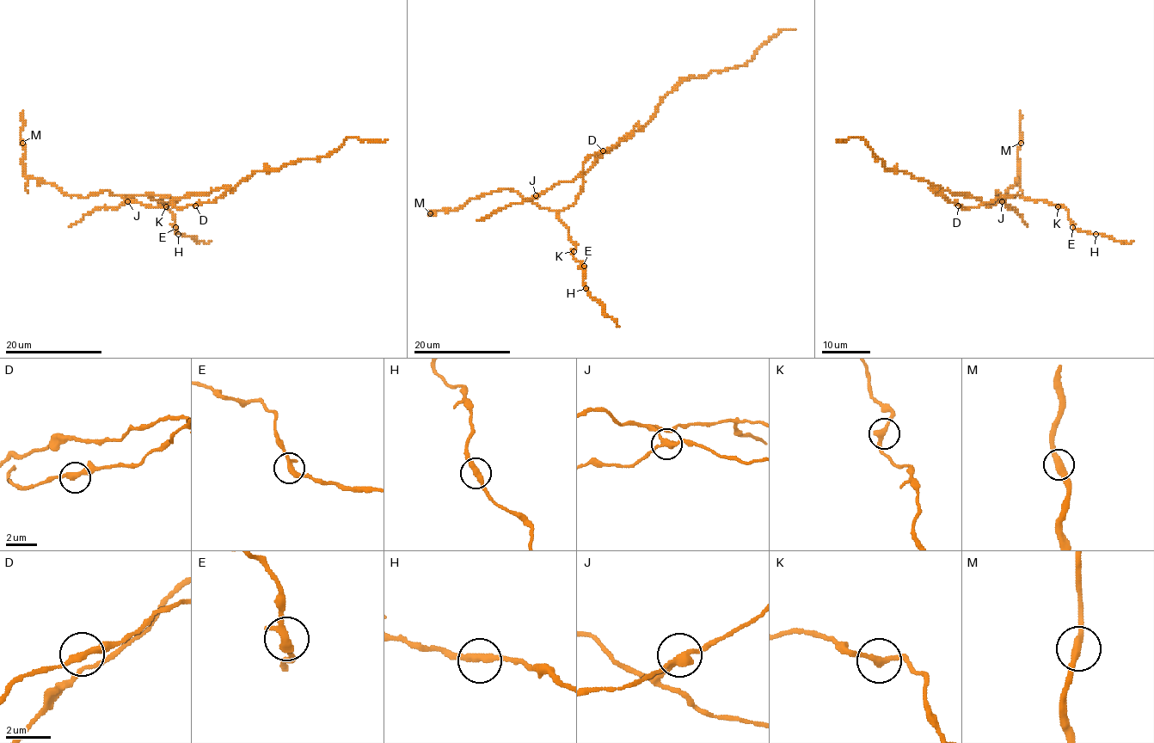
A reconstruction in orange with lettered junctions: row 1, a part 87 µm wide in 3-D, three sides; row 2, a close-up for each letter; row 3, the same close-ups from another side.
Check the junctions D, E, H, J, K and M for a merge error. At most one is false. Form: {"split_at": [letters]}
{"split_at": ["J"]}

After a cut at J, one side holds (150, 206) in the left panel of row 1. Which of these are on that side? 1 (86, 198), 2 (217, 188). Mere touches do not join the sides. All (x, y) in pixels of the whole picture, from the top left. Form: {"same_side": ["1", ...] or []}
{"same_side": ["2"]}

